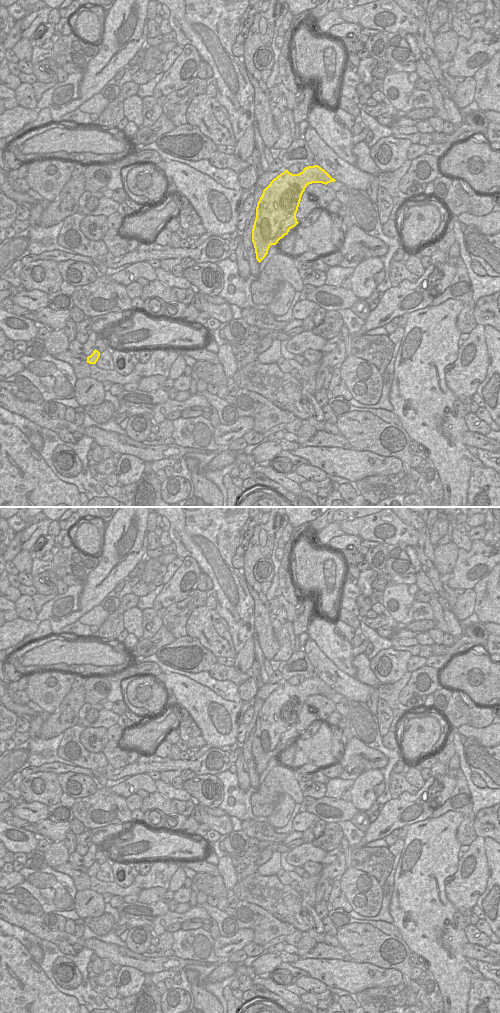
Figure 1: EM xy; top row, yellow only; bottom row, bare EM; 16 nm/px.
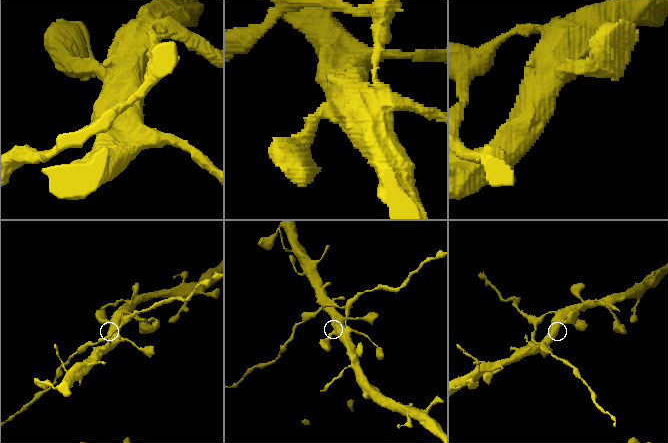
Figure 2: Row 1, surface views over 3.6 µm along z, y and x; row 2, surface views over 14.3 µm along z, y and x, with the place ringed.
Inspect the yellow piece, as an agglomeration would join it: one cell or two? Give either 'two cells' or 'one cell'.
two cells

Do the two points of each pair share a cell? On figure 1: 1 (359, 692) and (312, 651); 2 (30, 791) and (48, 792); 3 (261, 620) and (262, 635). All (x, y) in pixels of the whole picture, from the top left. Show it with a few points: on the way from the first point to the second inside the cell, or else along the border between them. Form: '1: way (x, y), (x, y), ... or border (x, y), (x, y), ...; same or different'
1: way (347, 686), (342, 684), (322, 663); same
2: way (34, 793), (40, 794), (44, 792); same
3: way (262, 624), (262, 631); same

